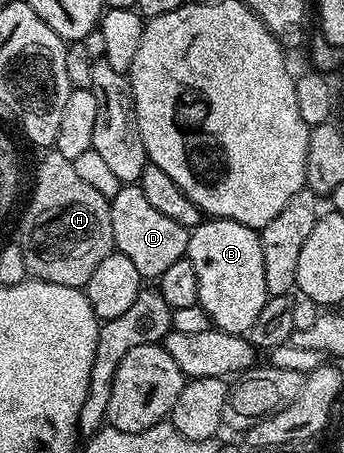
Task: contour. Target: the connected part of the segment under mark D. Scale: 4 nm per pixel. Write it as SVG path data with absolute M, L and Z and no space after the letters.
M123 184L122 189L109 198L109 202L115 250L128 255L128 260L135 265L136 271L140 271L142 278L156 279L164 275L171 263L176 263L176 259L186 255L190 230L168 219L168 215L156 211L138 184Z

